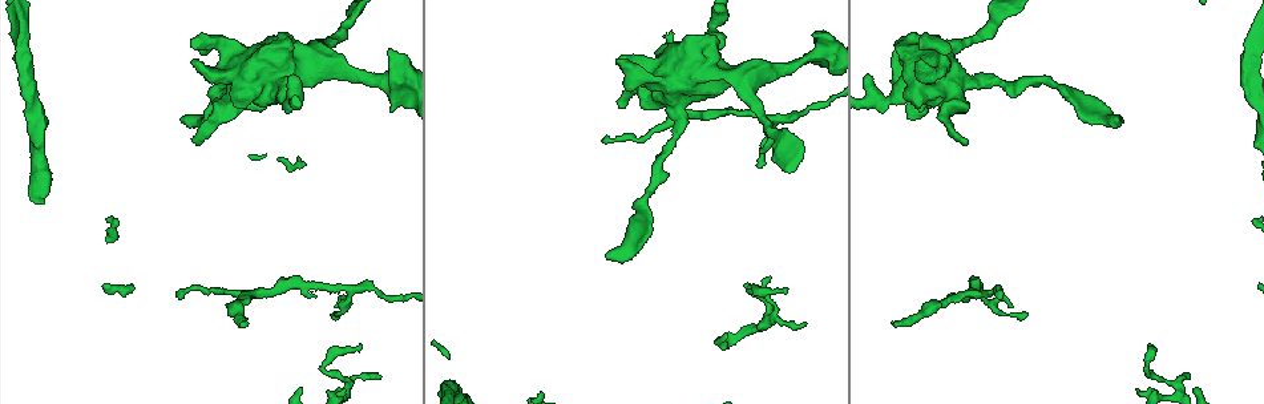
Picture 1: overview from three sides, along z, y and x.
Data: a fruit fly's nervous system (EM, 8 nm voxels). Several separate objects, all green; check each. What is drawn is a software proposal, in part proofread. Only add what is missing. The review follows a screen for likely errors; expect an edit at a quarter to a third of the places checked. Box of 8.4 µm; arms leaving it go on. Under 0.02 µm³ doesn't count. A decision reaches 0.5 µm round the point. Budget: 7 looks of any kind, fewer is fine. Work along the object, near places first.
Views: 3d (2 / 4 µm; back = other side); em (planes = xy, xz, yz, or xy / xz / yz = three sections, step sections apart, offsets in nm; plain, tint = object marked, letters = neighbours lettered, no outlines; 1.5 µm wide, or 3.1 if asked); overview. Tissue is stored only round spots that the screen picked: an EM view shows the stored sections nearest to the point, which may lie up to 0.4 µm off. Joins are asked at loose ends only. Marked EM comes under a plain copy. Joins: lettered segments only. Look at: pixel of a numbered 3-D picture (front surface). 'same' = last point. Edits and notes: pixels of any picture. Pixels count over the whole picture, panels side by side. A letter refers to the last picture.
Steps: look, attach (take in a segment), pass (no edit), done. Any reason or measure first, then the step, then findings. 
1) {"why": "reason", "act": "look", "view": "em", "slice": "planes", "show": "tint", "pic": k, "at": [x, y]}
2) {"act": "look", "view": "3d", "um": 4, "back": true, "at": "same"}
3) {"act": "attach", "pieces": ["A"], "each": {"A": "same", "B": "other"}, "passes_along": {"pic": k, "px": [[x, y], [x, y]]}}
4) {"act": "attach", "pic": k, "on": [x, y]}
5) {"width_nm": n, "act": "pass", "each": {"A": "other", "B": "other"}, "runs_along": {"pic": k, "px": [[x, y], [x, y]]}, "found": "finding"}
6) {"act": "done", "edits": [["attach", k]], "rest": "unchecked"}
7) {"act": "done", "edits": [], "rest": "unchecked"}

{"why": "branch stops here", "act": "look", "view": "3d", "um": 4, "pic": 1, "at": [895, 324]}

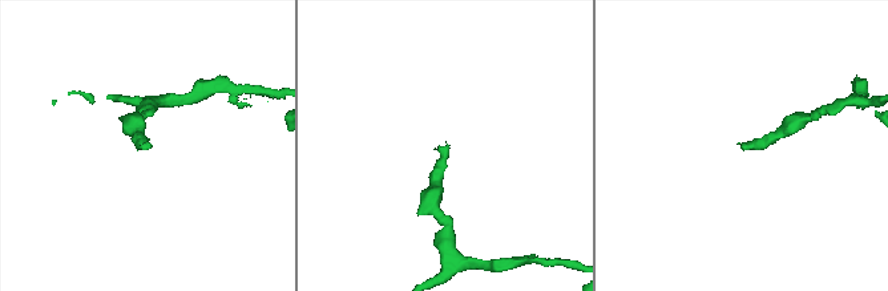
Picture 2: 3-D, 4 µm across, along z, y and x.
{"act": "look", "view": "em", "slice": "xz", "step": 8, "show": "letters", "pic": 2, "at": [147, 148]}

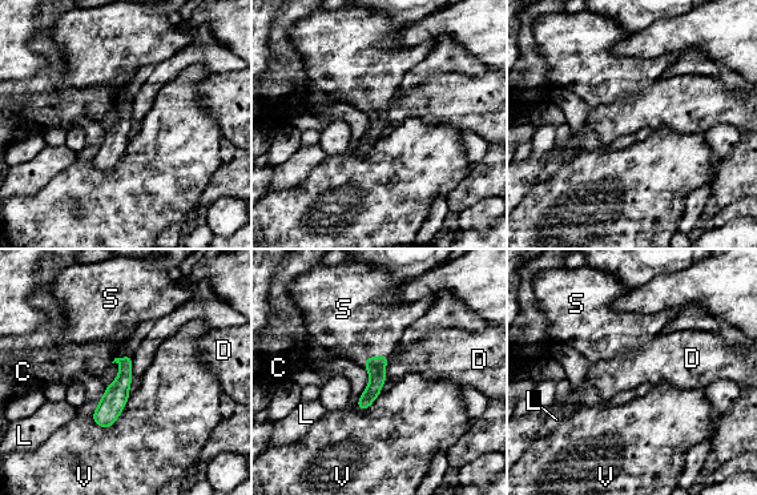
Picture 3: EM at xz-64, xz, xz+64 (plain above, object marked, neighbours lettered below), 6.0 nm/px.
{"act": "look", "view": "em", "slice": "planes", "show": "letters", "at": "same"}

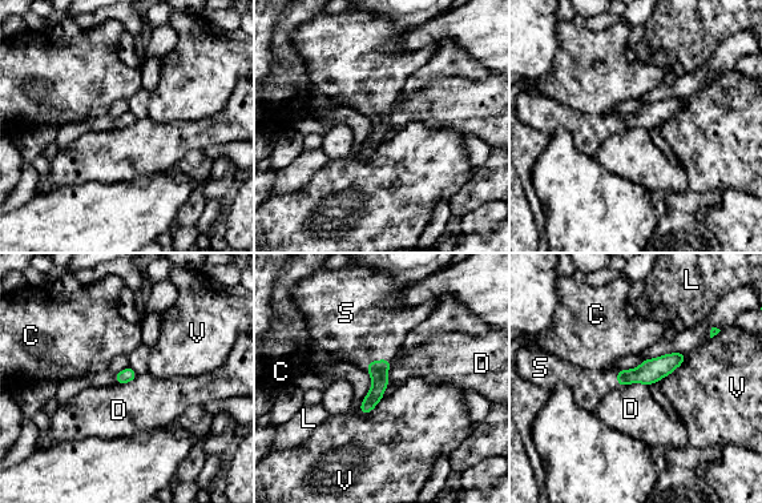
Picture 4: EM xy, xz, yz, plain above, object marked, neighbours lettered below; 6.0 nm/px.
{"act": "attach", "pieces": ["S"], "each": {"C": "other", "D": "other", "L": "other", "S": "same", "V": "other"}, "passes_along": {"pic": 4, "px": [[378, 370], [375, 361], [355, 325]]}, "found": "the neuron continues"}

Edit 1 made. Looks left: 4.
{"act": "look", "view": "overview"}

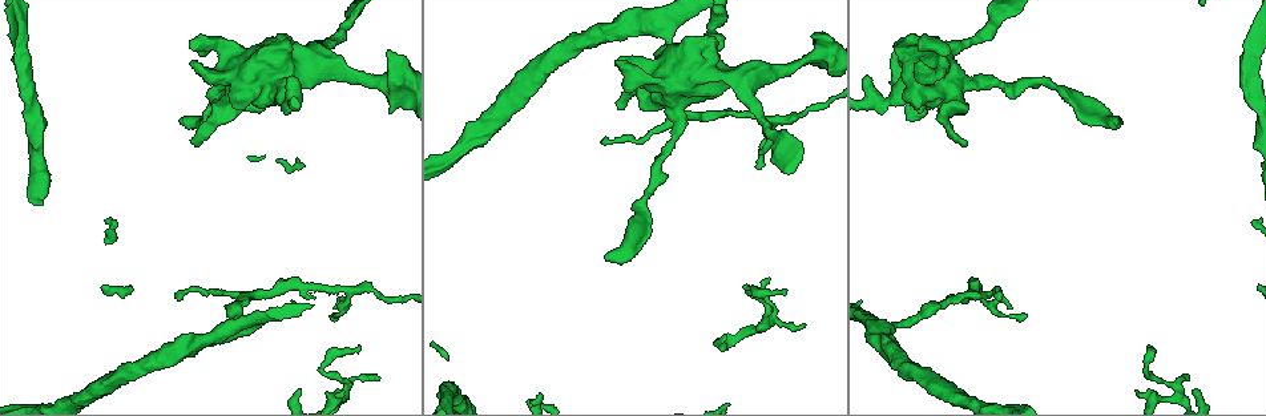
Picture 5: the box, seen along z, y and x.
{"why": "tapers out", "act": "look", "view": "em", "slice": "planes", "show": "tint", "pic": 5, "at": [379, 380]}

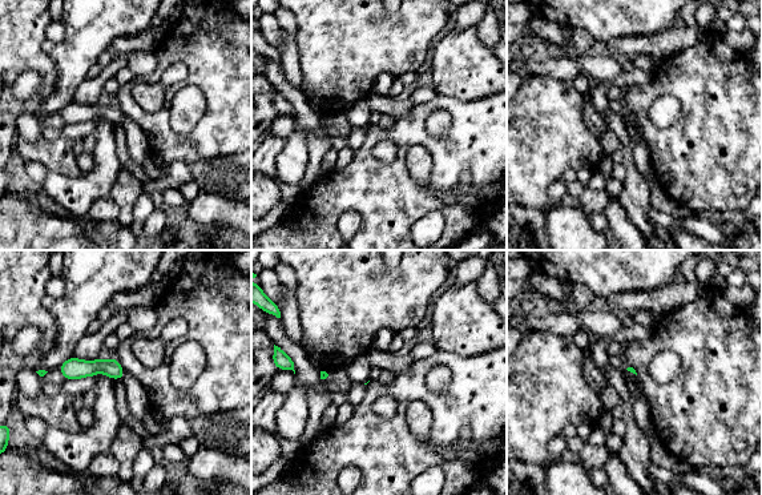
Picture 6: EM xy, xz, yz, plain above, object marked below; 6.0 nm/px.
{"why": "see the neighbours", "act": "look", "view": "em", "slice": "planes", "show": "letters", "at": "same"}

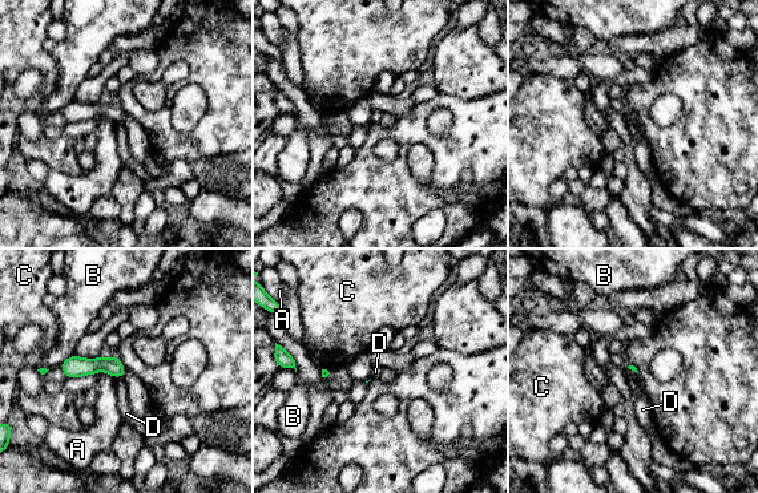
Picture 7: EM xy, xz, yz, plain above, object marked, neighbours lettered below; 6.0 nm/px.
{"act": "pass", "each": {"A": "other", "B": "other", "C": "other", "D": "other"}, "found": "none of them fits"}

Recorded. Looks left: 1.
{"act": "done", "edits": [["attach", 4]], "rest": "unchecked"}

